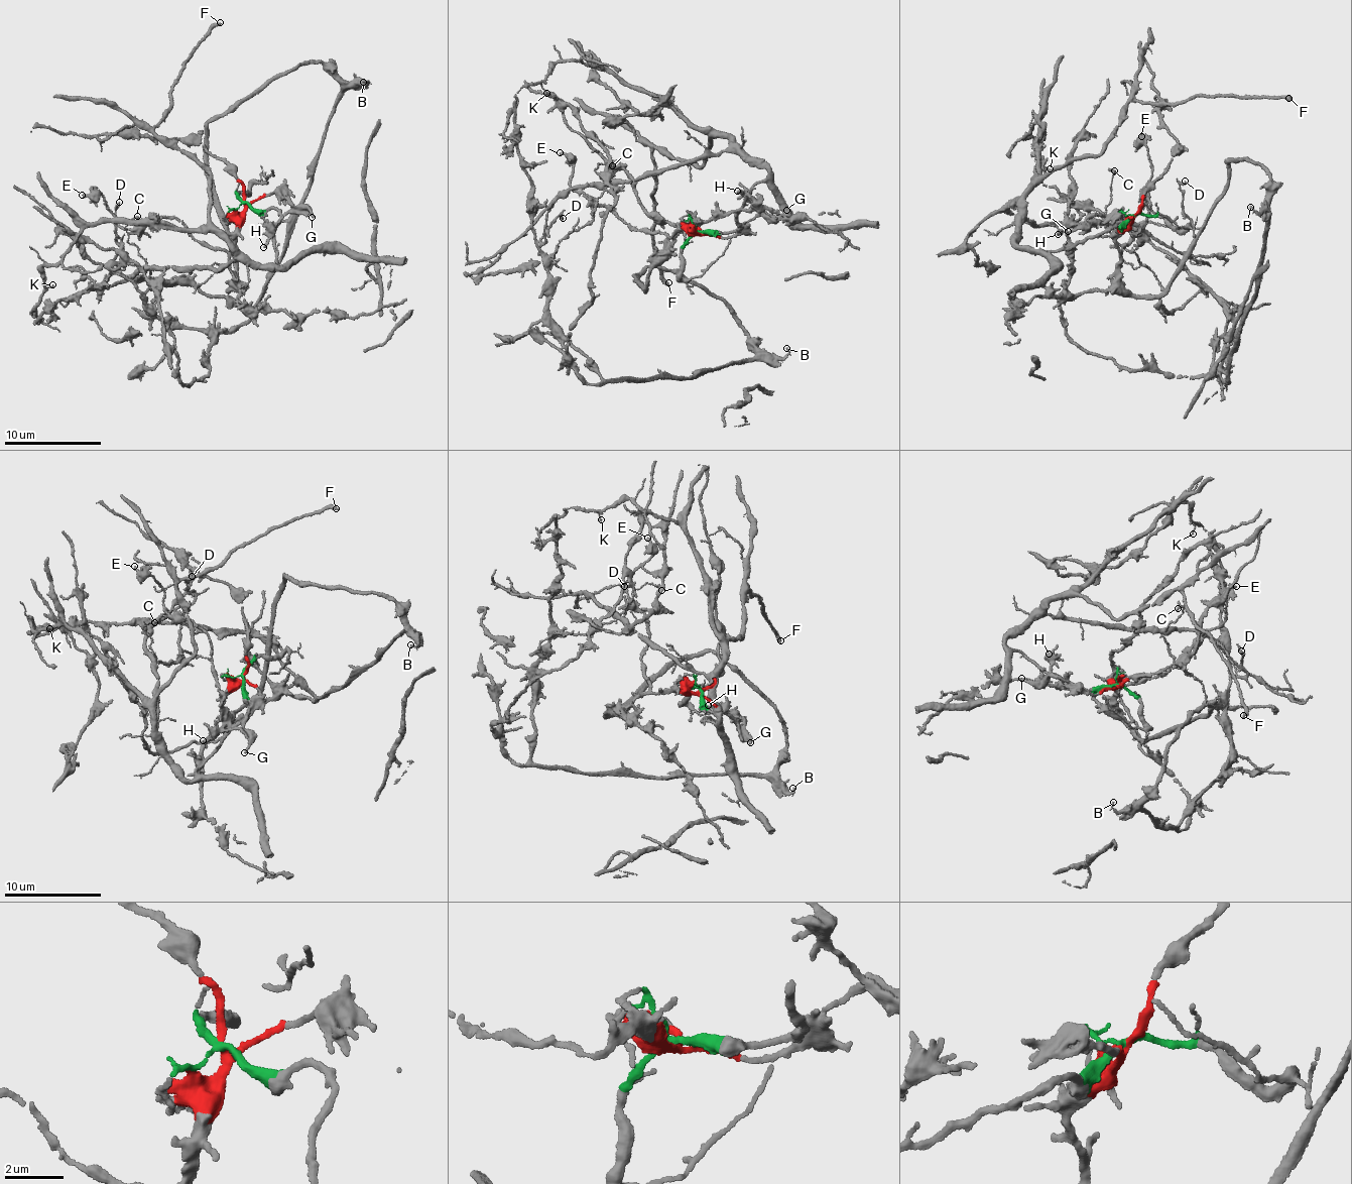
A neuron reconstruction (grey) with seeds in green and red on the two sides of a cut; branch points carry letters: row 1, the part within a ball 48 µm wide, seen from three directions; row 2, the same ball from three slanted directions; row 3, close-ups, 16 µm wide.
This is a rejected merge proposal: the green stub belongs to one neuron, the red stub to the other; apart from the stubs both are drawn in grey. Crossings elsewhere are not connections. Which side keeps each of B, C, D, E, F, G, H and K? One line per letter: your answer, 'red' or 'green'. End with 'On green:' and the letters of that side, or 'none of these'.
B: red
C: green
D: green
E: red
F: green
G: red
H: red
K: green
On green: C, D, F, K

